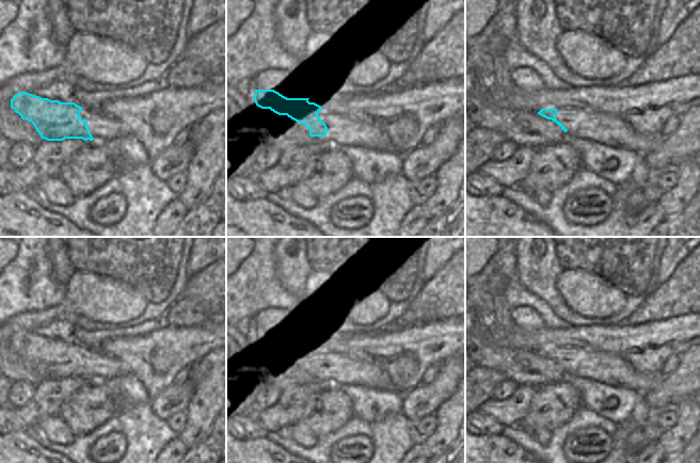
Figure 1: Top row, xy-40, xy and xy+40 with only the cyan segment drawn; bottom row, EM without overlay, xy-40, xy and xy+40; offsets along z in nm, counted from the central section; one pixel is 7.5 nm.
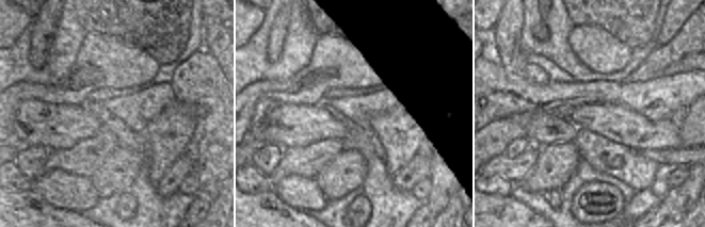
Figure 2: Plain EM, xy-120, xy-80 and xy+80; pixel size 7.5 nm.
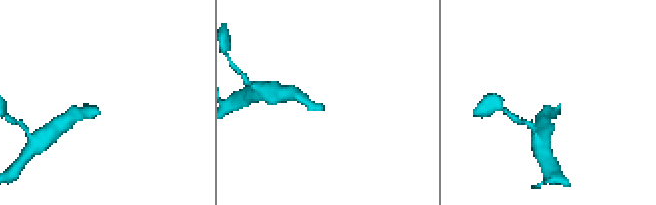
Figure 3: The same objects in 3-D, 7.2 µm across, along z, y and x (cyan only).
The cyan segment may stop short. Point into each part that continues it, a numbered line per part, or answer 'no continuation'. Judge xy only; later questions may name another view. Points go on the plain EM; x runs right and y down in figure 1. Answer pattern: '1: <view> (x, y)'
1: xy (343, 369)

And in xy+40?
1: xy+40 (604, 367)

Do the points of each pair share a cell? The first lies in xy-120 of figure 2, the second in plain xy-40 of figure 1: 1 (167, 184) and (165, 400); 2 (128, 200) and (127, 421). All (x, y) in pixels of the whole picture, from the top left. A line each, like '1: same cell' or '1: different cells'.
1: same cell
2: different cells

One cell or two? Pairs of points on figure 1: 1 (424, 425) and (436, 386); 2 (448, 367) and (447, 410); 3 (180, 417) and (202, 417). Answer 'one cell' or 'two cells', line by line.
1: two cells
2: two cells
3: two cells

